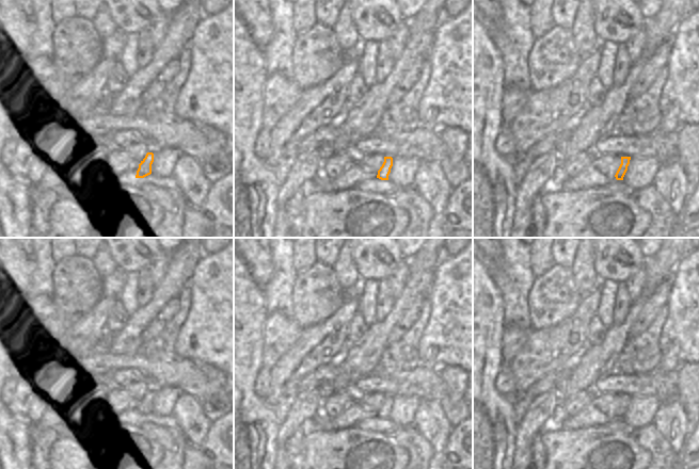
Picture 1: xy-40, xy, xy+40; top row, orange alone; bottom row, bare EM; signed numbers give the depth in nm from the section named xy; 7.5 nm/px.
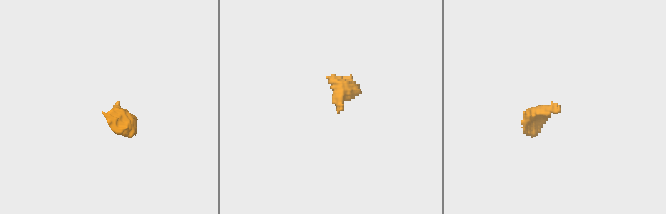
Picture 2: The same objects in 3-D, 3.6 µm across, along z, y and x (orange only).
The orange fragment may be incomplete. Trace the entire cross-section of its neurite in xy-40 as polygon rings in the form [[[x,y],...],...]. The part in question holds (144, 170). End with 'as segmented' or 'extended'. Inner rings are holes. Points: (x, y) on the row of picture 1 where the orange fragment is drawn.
[[[147,152],[145,158],[139,164],[136,178],[144,178],[152,174],[152,164],[154,162],[154,153]]] | as segmented

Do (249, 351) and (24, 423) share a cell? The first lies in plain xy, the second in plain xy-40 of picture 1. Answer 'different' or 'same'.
same

